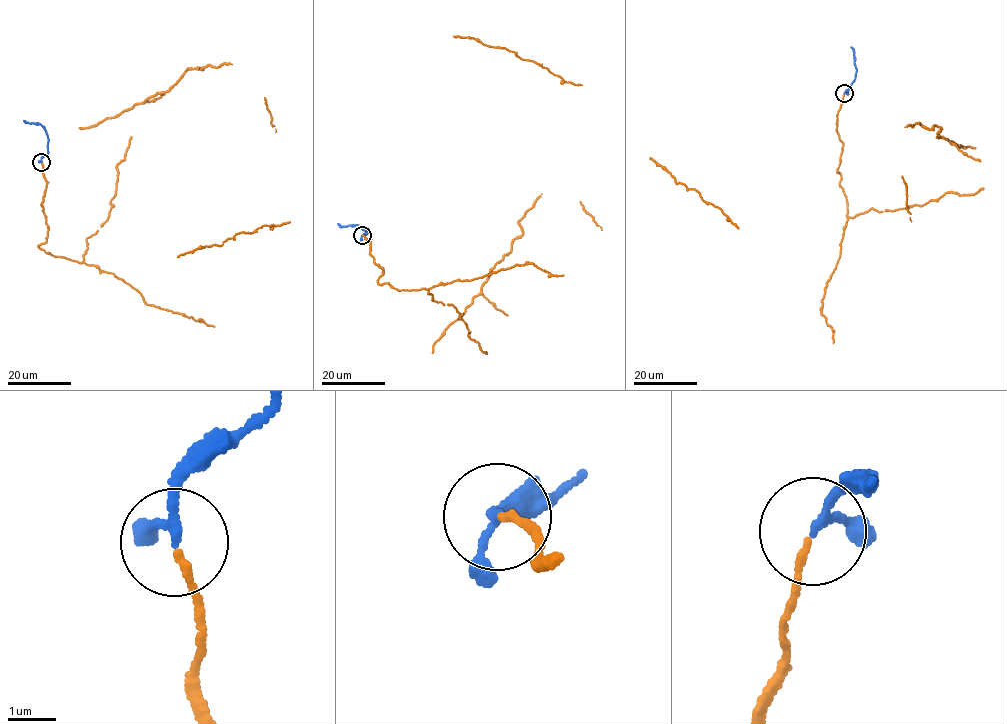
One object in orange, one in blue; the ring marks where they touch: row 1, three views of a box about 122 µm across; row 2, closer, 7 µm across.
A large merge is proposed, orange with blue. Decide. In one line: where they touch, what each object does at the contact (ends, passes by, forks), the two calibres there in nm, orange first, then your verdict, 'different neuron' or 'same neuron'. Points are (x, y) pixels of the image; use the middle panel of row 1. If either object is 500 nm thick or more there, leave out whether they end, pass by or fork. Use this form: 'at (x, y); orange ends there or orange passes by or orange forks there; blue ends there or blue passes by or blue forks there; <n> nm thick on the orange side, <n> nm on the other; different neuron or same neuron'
at (362, 235); orange ends there; blue passes by; 140 nm thick on the orange side, 150 nm on the other; same neuron

